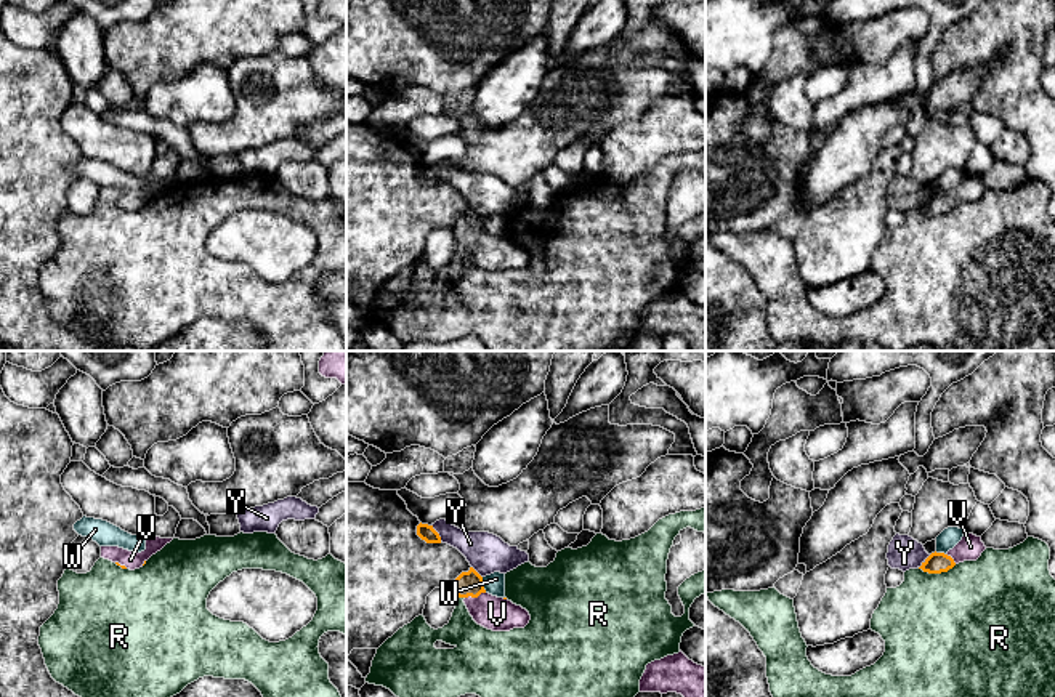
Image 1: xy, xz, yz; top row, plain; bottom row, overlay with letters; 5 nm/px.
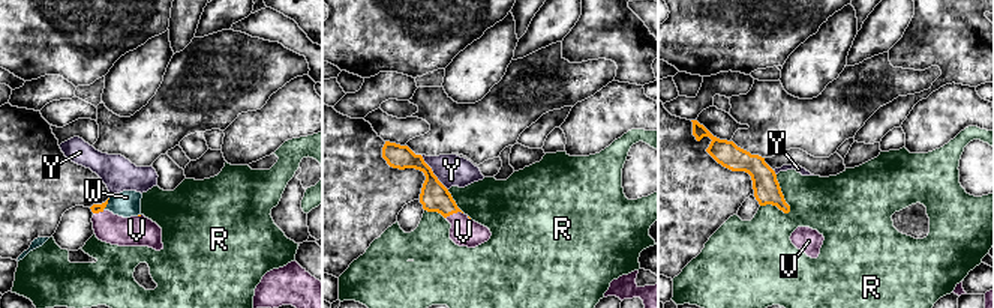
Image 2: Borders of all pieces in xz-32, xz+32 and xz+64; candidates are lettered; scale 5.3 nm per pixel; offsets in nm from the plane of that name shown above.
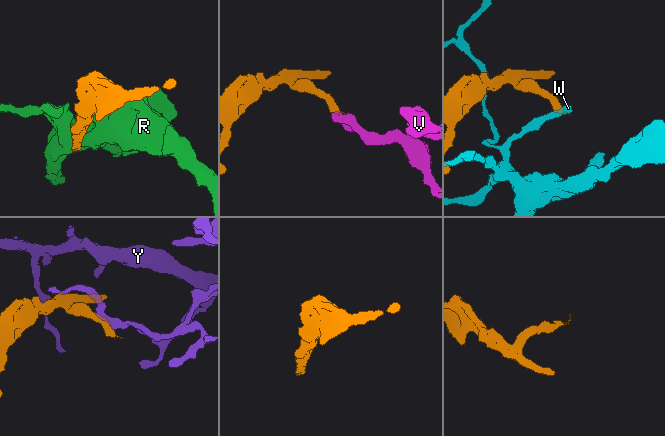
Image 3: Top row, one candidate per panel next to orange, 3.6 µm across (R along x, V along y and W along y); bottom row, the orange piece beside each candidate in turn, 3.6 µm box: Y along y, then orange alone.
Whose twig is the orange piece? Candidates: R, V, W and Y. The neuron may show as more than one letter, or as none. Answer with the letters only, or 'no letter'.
V

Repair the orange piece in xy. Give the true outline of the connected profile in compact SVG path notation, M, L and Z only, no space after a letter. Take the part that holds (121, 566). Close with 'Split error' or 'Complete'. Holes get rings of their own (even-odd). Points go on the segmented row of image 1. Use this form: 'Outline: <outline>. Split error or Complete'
Outline: M149 532L143 535L146 540L146 550L141 553L133 553L119 546L101 546L101 558L109 559L120 566L122 569L139 569L146 564L146 561L160 551L167 543L170 543L173 538L160 538L156 535L151 535Z. Split error

